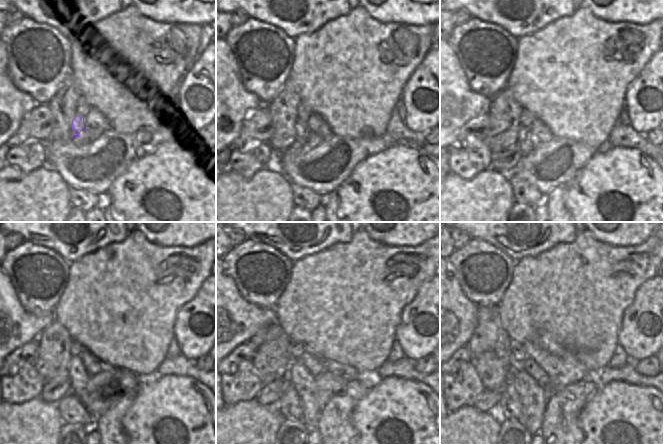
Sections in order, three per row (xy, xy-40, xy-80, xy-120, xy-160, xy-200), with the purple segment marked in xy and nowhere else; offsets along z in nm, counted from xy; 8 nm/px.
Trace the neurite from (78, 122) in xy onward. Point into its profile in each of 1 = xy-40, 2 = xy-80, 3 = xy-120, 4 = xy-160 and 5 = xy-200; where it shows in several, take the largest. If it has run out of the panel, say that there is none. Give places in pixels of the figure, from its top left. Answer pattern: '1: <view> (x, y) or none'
1: xy-40 (301, 127)
2: xy-80 (524, 141)
3: xy-120 (79, 378)
4: xy-160 (300, 378)
5: xy-200 (532, 396)

